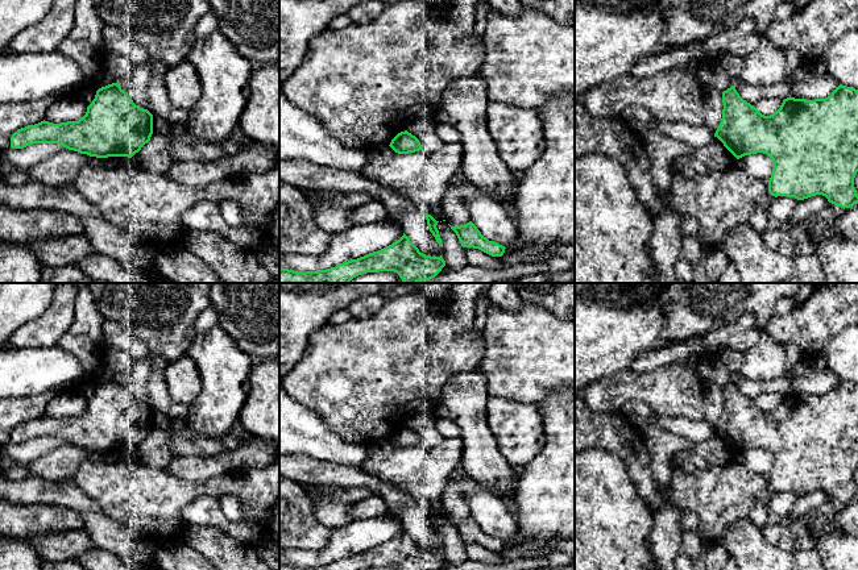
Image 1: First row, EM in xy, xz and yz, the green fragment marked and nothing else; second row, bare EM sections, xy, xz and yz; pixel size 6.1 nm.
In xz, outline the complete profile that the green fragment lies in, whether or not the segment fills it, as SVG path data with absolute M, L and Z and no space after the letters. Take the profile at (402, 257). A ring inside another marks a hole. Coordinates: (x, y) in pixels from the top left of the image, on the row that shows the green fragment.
M403 236L391 245L318 271L294 271L279 267L279 283L349 283L366 272L394 271L403 283L418 283L435 278L445 266L442 257L431 257Z

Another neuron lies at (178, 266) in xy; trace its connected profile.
M182 247L158 253L154 269L170 283L223 283L221 278L203 259Z

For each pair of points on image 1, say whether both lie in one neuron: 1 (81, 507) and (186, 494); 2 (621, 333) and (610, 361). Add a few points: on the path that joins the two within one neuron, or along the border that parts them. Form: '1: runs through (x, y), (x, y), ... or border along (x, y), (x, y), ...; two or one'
1: border along (75, 485), (107, 516), (121, 521); two
2: runs through (614, 340), (610, 344), (610, 354); one

